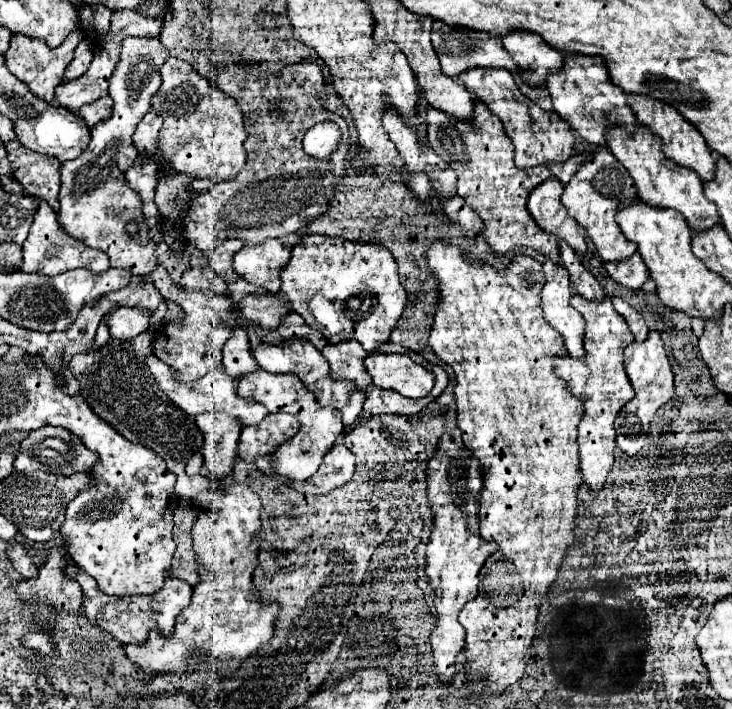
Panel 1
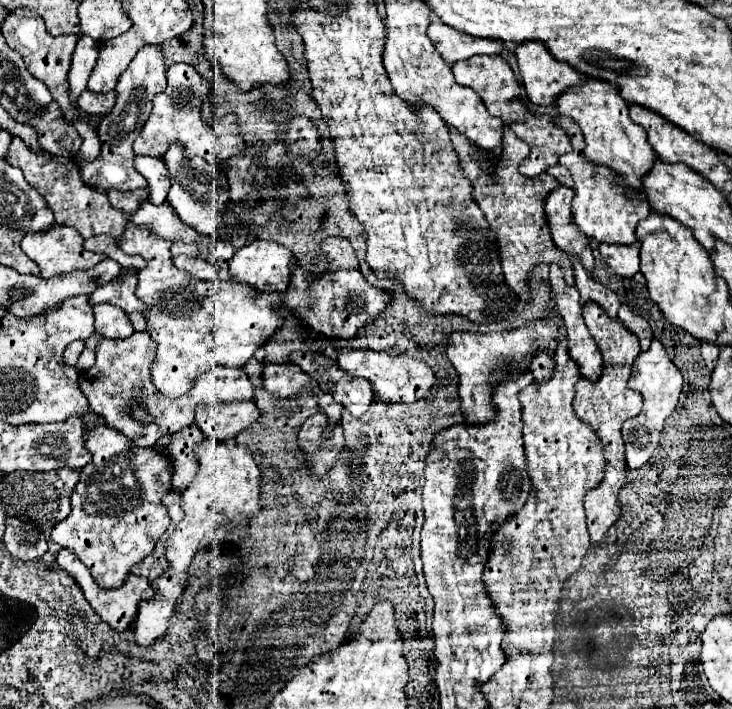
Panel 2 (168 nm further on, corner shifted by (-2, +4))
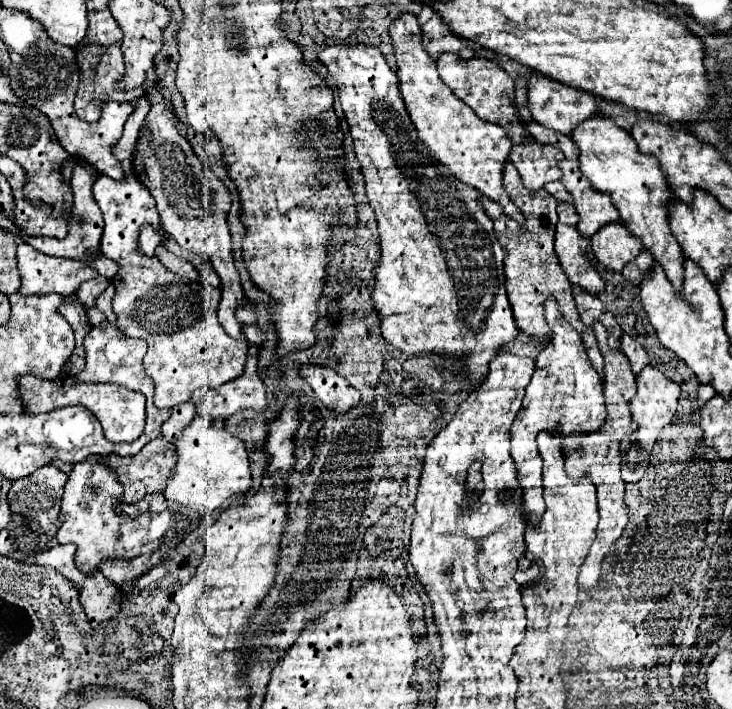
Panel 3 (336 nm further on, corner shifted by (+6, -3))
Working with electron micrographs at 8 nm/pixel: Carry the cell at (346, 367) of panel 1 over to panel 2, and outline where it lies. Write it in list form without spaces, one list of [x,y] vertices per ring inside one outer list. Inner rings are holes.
[[[340,348],[336,350],[336,364],[340,364],[340,368],[352,376],[368,378],[372,382],[376,398],[380,398],[382,402],[416,402],[424,398],[436,382],[432,368],[424,360],[416,360],[406,352],[402,354],[388,354],[376,350],[344,352],[344,348]]]

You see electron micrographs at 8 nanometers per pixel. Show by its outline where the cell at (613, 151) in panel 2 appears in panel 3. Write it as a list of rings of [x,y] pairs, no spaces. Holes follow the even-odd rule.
[[[602,115],[590,117],[584,123],[580,123],[580,127],[576,127],[576,131],[572,133],[572,141],[580,147],[580,169],[582,169],[582,173],[588,177],[588,181],[598,191],[608,193],[612,197],[612,203],[620,211],[620,219],[626,225],[626,229],[634,237],[638,237],[642,241],[642,247],[654,257],[654,261],[658,261],[664,267],[664,273],[668,275],[676,293],[680,293],[682,283],[684,283],[684,253],[682,253],[682,247],[678,245],[676,237],[672,235],[672,231],[668,227],[670,221],[668,221],[668,209],[666,207],[674,199],[674,193],[670,189],[670,183],[668,183],[664,171],[660,169],[660,161],[652,155],[640,153],[636,147],[636,141],[630,137],[630,133],[616,127],[616,123],[612,119],[604,119]]]

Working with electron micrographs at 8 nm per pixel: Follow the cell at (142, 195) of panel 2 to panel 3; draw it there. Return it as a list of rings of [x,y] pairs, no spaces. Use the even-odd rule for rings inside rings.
[[[98,175],[92,195],[104,215],[100,251],[108,259],[120,263],[120,275],[112,279],[116,287],[112,301],[116,325],[126,337],[144,339],[148,343],[144,367],[148,377],[156,383],[154,405],[158,409],[170,409],[190,401],[192,393],[200,387],[220,387],[240,377],[244,373],[248,343],[230,339],[218,323],[216,303],[220,293],[216,287],[198,287],[198,281],[182,279],[180,275],[168,271],[156,257],[138,253],[140,227],[144,223],[160,227],[160,217],[150,191],[140,183],[140,179],[136,179],[136,175],[122,181]]]

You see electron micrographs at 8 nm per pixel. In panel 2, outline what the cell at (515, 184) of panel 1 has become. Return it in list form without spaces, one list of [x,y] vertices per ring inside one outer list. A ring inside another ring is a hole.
[[[504,126],[504,138],[502,138],[502,152],[500,156],[494,156],[490,152],[484,152],[476,148],[464,134],[456,132],[456,128],[448,128],[450,140],[454,144],[454,150],[460,158],[460,168],[464,176],[472,182],[472,198],[484,212],[488,224],[492,226],[492,232],[496,232],[496,244],[498,244],[498,256],[502,264],[502,272],[506,278],[506,284],[524,300],[530,298],[528,294],[528,272],[540,264],[540,262],[556,262],[564,270],[566,284],[574,286],[574,272],[572,272],[572,262],[566,252],[560,252],[556,244],[552,244],[552,236],[548,232],[546,216],[544,216],[544,198],[548,196],[550,190],[558,186],[558,180],[552,178],[550,174],[542,174],[540,178],[544,180],[544,186],[536,186],[532,178],[520,176],[518,165],[530,152],[528,144],[524,144],[516,134]],[[492,168],[492,174],[488,172]],[[512,175],[512,178],[510,178]]]

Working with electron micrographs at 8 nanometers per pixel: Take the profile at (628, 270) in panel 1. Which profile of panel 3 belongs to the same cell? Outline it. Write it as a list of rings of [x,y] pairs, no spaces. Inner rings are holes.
[[[612,222],[592,235],[592,252],[608,269],[622,271],[622,267],[642,251],[640,239],[630,235],[626,227]]]

